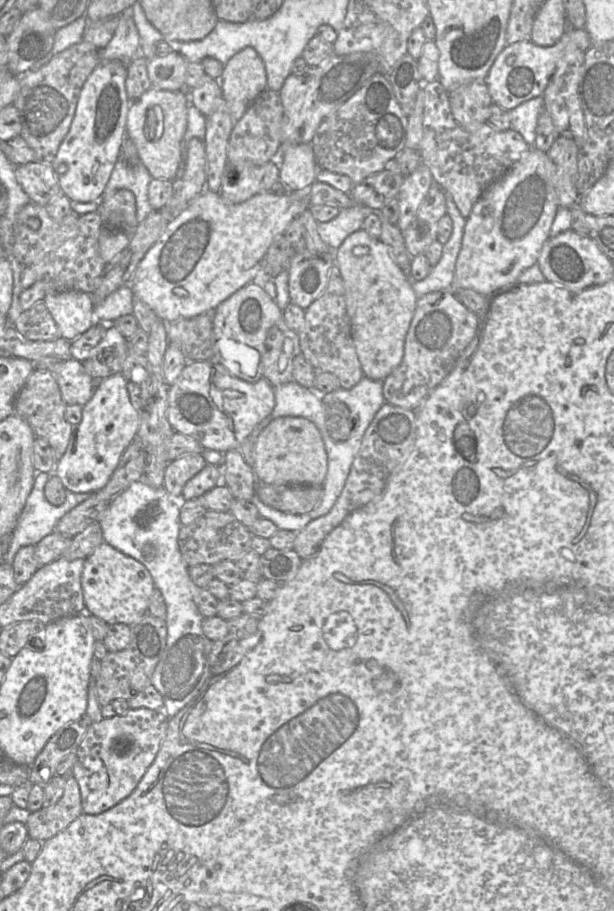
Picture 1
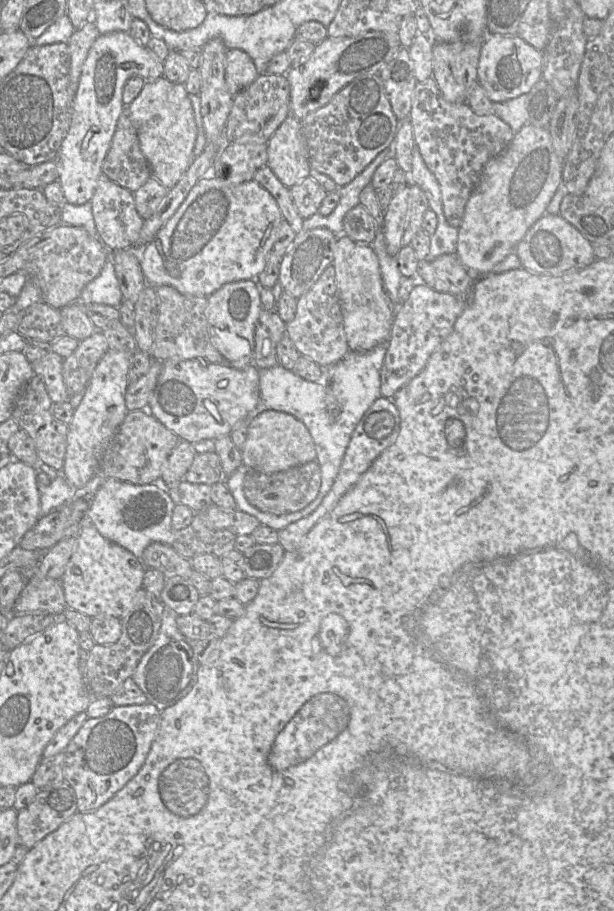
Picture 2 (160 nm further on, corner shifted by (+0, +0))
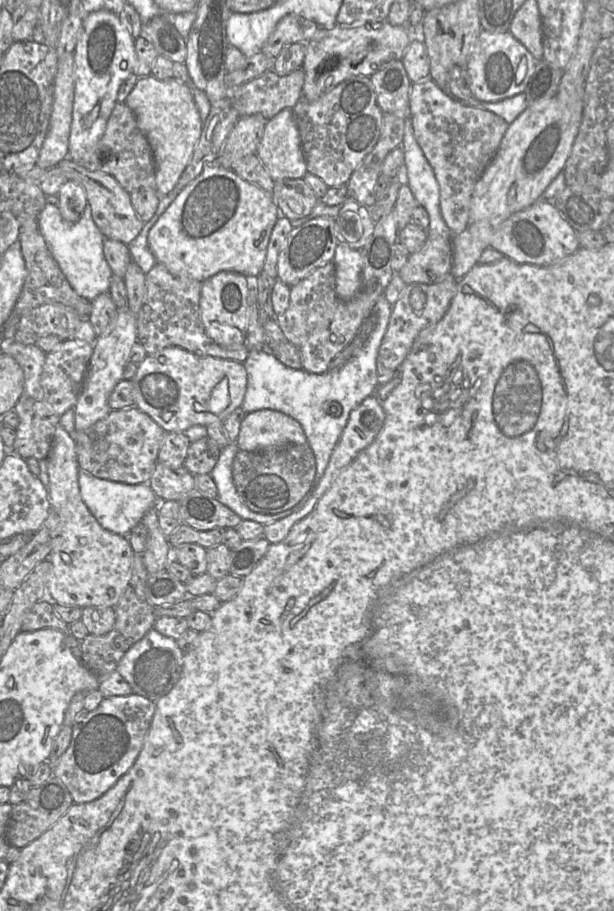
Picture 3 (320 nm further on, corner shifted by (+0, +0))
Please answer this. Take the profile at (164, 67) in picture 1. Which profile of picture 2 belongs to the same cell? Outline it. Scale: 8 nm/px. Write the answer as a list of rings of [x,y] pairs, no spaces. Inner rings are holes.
[[[127,32],[99,35],[82,66],[72,104],[69,130],[56,158],[57,181],[65,202],[82,205],[91,201],[102,175],[101,167],[110,148],[118,118],[125,107],[122,102],[124,85],[133,76],[140,76],[145,80],[163,77],[163,61],[154,52],[137,43]]]

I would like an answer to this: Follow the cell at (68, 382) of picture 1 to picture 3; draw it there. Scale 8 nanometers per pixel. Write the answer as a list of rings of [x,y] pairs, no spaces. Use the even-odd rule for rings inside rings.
[[[4,337],[1,341],[1,352],[7,353],[12,356],[22,368],[24,373],[24,395],[31,397],[35,401],[42,401],[43,391],[40,385],[40,376],[45,364],[46,353],[38,348],[36,345],[26,346],[17,342],[4,344]]]

